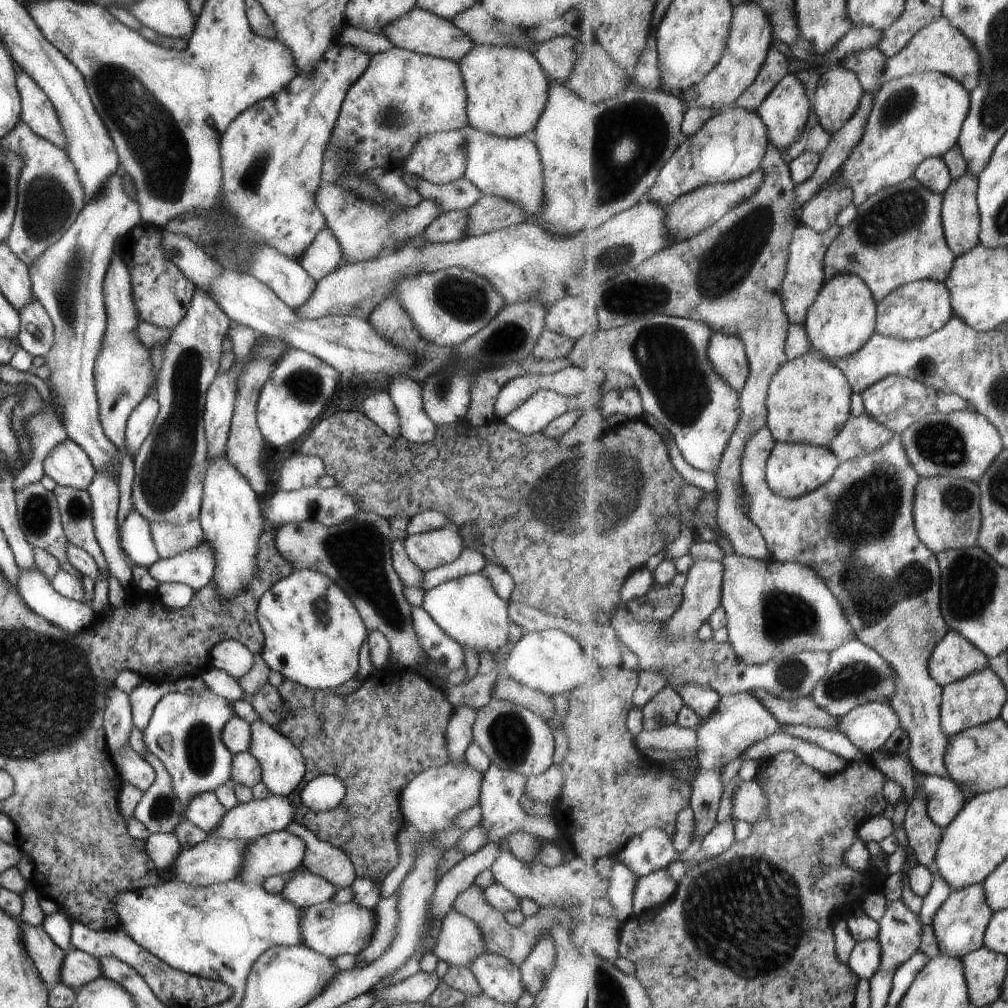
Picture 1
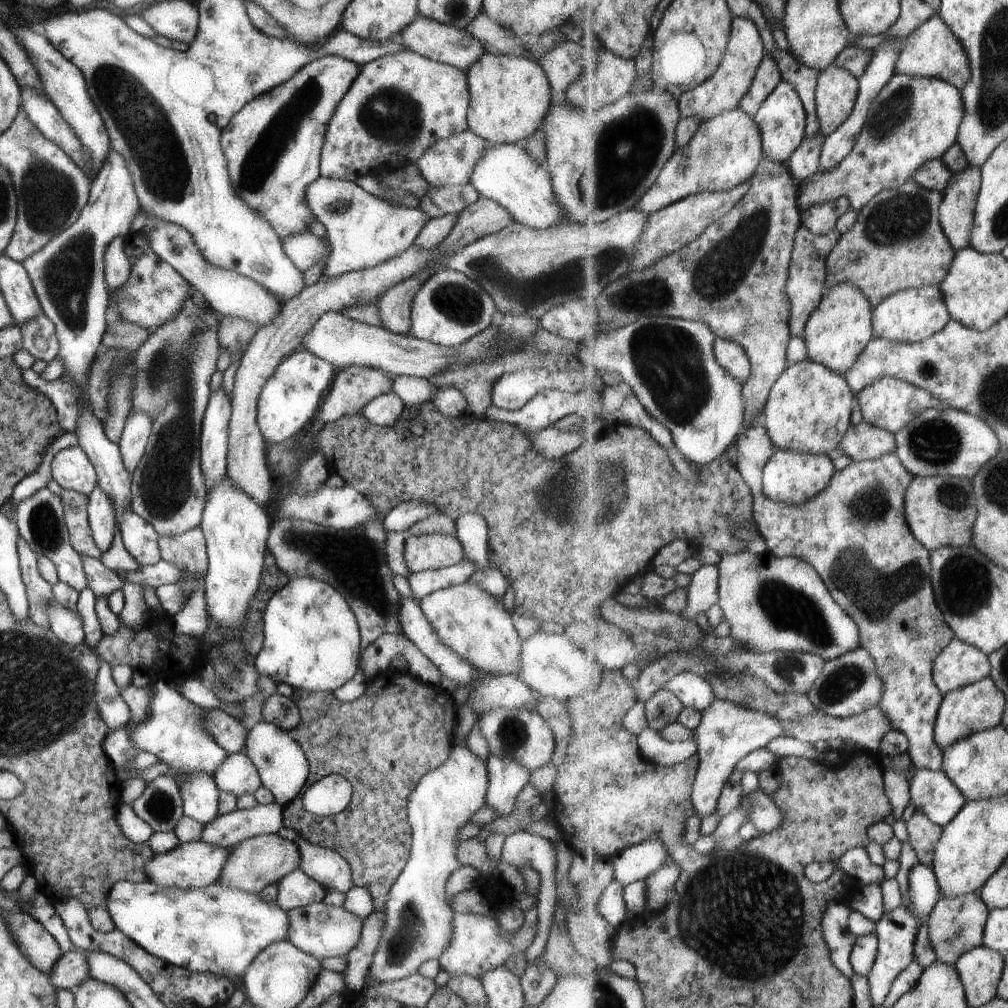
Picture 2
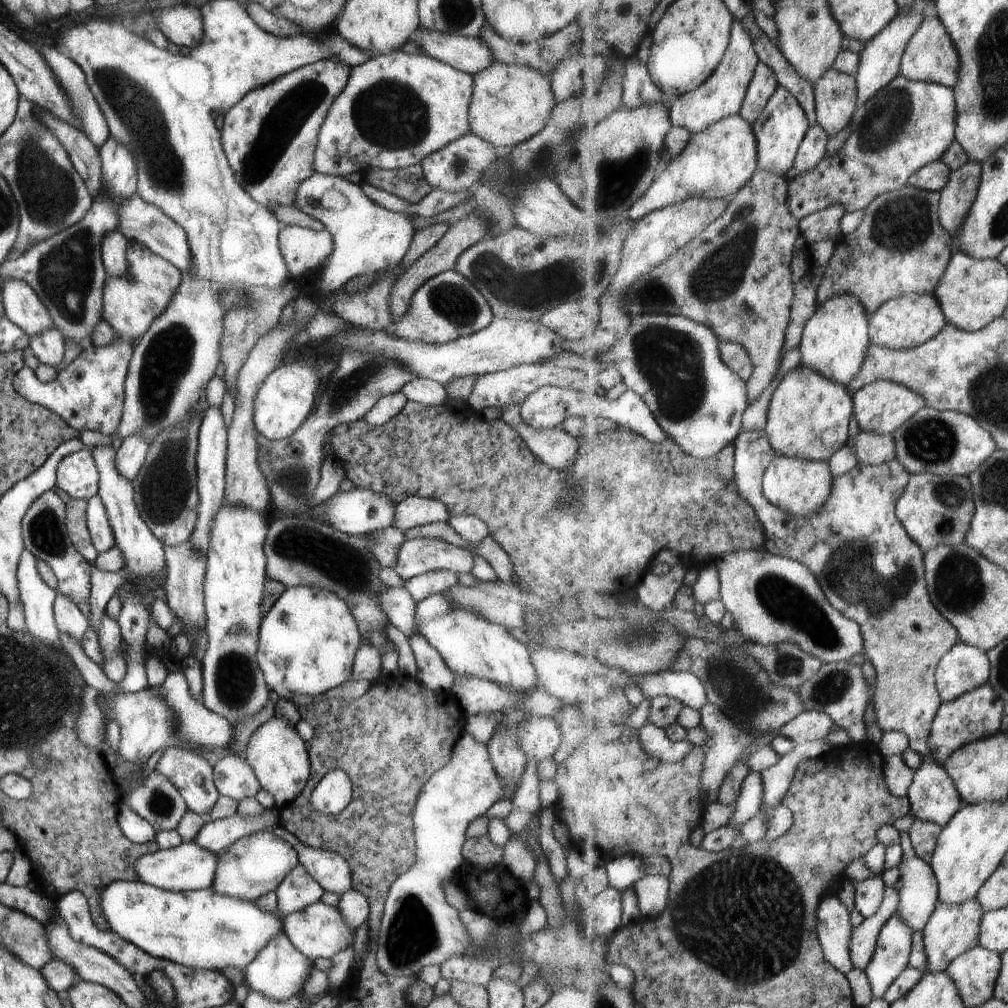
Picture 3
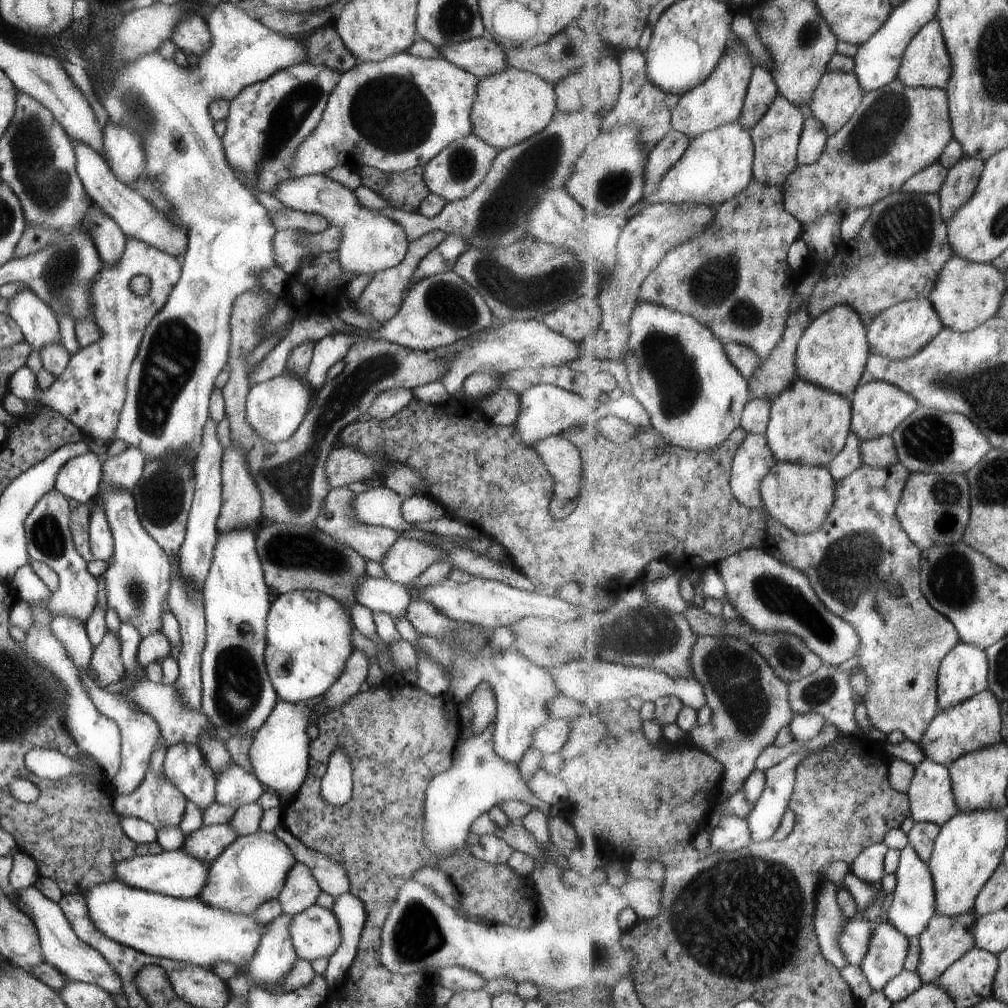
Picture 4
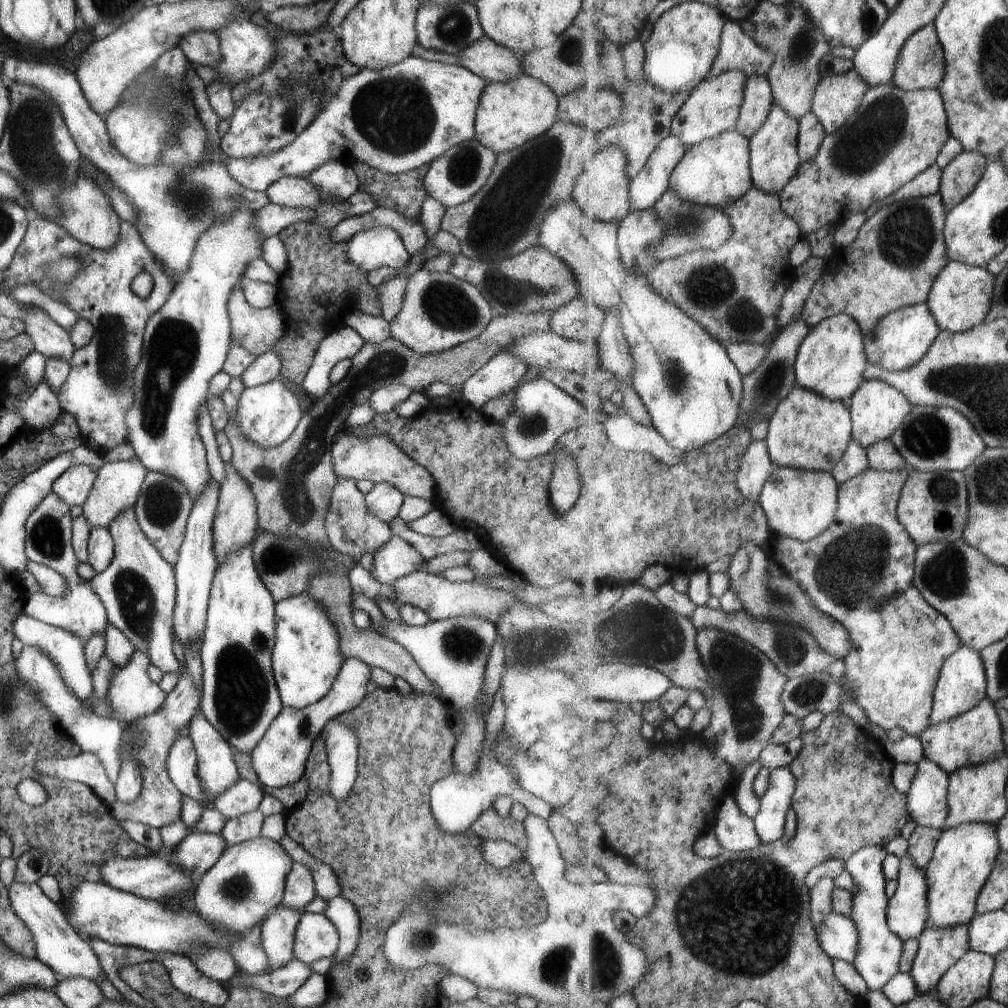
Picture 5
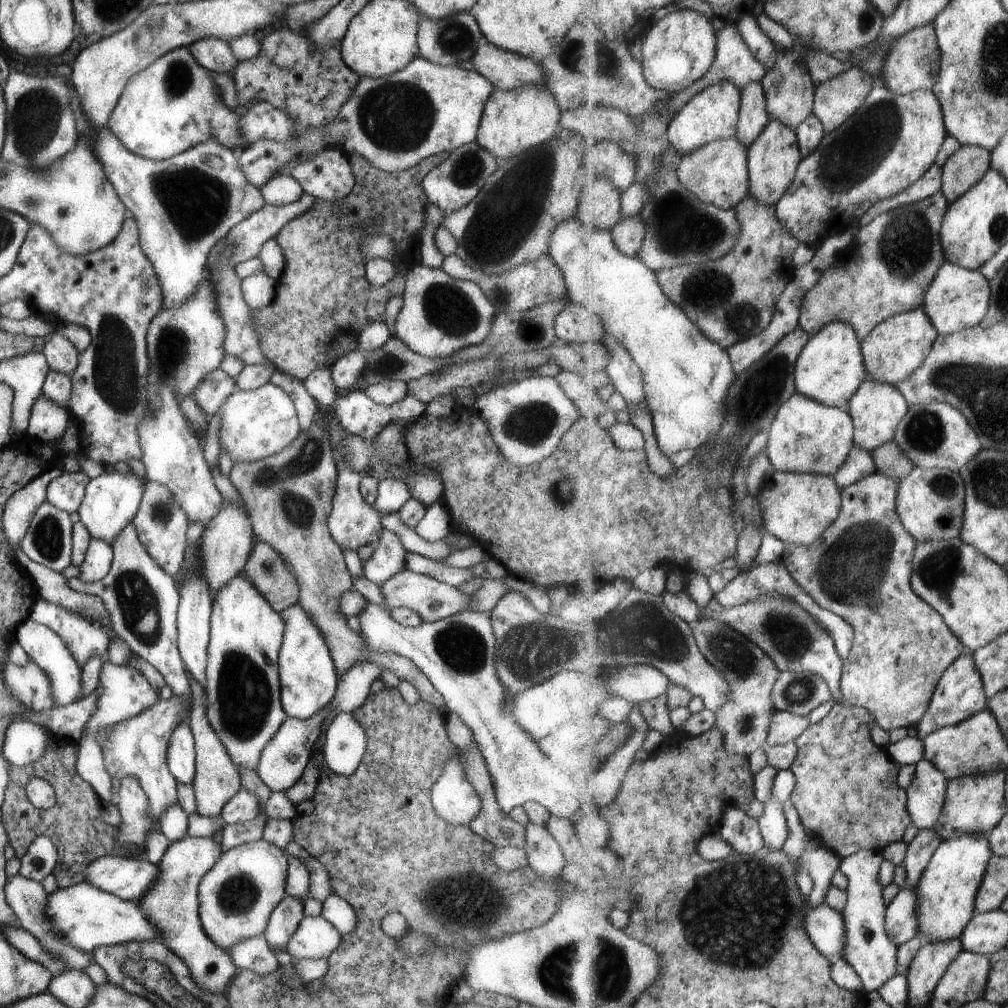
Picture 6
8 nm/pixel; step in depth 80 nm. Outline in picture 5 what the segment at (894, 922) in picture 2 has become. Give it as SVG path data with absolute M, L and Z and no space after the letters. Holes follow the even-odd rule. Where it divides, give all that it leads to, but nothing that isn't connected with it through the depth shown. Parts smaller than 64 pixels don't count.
M871 845L862 848L846 862L841 858L825 860L825 862L817 864L805 876L807 888L812 888L823 877L835 879L843 871L847 871L853 877L855 883L852 892L853 906L849 917L855 921L859 934L858 951L854 965L867 981L871 991L882 991L889 980L901 973L900 966L904 942L894 932L891 932L887 920L887 908L890 901L886 895L888 880L884 875L884 862L887 855L884 845Z

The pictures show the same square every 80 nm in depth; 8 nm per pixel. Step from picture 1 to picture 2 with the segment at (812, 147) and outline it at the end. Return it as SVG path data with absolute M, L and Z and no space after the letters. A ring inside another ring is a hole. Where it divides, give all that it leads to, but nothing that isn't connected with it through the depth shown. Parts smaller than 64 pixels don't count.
M789 50L766 51L766 56L773 57L778 62L779 70L782 72L782 80L795 87L799 98L803 101L803 106L806 106L808 118L806 139L821 134L821 125L816 109L816 86L820 72L801 64L801 61Z

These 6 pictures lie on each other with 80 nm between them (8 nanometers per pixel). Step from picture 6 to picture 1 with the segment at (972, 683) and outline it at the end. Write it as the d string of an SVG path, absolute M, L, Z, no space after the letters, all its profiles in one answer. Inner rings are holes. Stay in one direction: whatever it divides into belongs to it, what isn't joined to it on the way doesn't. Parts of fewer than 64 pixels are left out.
M950 630L950 633L938 644L930 660L930 673L942 686L962 681L982 673L990 666L990 659L967 637Z

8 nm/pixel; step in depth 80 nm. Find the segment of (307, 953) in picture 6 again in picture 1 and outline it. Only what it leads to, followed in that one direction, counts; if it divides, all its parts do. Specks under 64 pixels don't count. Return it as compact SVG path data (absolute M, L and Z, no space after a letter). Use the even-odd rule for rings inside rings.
M323 901L300 910L300 944L332 958L349 953L354 955L369 942L375 919L372 910L357 906L352 901L334 903Z

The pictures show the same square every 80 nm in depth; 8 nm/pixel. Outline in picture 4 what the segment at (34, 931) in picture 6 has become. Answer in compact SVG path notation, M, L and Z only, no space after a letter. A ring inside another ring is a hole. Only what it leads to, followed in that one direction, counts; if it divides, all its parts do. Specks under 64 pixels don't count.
M29 885L27 888L22 889L14 889L16 907L22 913L25 913L27 918L31 919L37 931L42 960L48 965L54 966L67 980L93 983L110 995L124 995L119 975L107 964L107 961L97 950L84 943L73 932L59 905L47 899L47 895L39 891L34 885Z

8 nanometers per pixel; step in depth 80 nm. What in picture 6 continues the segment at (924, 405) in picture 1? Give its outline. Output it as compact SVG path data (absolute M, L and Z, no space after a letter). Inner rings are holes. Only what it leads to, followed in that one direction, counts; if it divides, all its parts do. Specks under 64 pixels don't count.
M866 379L849 401L848 413L854 419L854 441L866 451L874 451L896 440L896 430L910 411L911 404L897 386Z

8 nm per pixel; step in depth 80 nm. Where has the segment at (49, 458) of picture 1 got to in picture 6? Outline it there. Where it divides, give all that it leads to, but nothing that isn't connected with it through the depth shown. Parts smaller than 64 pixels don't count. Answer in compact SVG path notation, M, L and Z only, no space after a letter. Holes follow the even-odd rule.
M81 471L78 473L62 472L47 485L45 501L59 510L73 512L83 498L88 480L88 476Z

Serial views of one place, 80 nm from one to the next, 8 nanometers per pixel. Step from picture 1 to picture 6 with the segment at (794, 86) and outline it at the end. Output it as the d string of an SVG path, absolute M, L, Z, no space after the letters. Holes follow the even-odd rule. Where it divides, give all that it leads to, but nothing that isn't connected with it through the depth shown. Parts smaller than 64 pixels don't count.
M773 118L748 150L750 196L765 206L776 206L793 184L799 163L804 157L798 143L798 134L785 123Z

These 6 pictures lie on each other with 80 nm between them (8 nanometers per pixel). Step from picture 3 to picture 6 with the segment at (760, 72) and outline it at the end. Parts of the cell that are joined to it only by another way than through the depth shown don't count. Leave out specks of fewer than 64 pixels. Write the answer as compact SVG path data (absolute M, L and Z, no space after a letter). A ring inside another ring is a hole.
M754 82L742 88L742 108L736 137L750 147L770 124L766 92L761 83Z

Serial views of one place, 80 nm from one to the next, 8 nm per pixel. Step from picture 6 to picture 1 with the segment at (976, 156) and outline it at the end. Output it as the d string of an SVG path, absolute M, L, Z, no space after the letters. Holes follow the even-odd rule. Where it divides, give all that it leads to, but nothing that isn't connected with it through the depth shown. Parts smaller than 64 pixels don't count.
M967 172L953 179L944 193L942 221L946 238L957 257L980 244L978 186L978 176Z

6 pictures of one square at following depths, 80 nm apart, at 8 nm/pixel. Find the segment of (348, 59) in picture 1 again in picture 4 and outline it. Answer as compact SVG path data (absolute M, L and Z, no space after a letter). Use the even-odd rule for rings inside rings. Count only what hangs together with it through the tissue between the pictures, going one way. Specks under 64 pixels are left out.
M295 63L290 67L278 70L263 81L257 81L243 87L230 101L228 115L224 119L226 129L220 138L221 146L231 168L244 174L254 186L251 192L267 192L272 190L278 182L288 179L290 173L290 160L294 155L297 145L310 135L310 132L319 122L321 113L325 108L328 96L333 90L334 84L339 80L338 71L323 65L312 65L309 63Z

